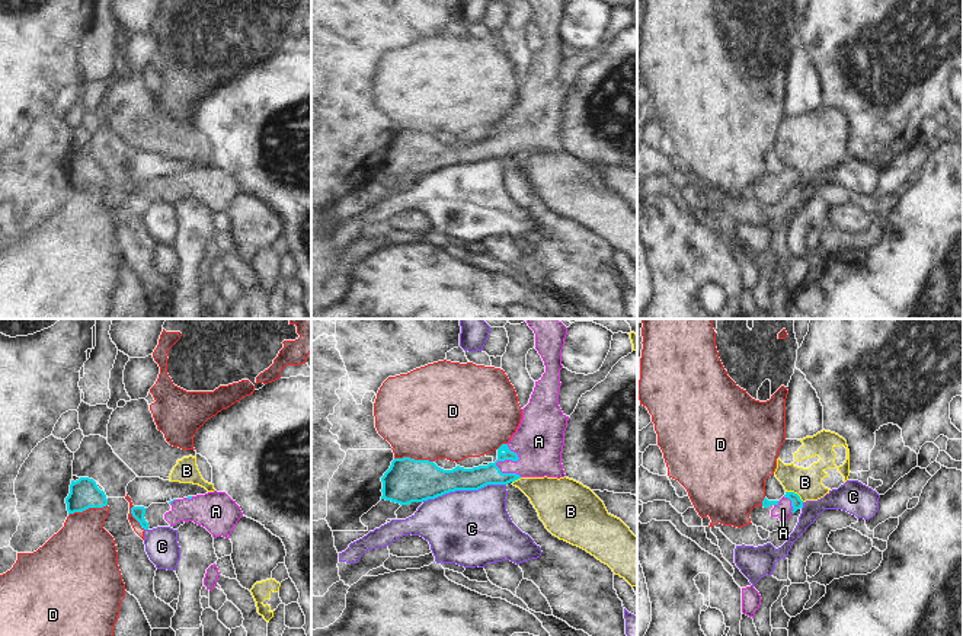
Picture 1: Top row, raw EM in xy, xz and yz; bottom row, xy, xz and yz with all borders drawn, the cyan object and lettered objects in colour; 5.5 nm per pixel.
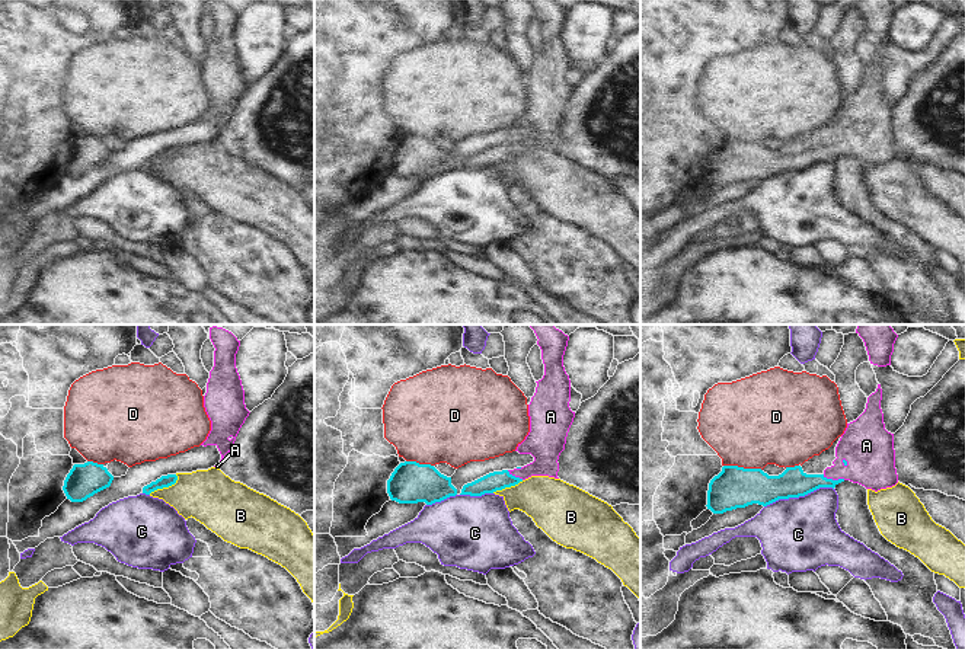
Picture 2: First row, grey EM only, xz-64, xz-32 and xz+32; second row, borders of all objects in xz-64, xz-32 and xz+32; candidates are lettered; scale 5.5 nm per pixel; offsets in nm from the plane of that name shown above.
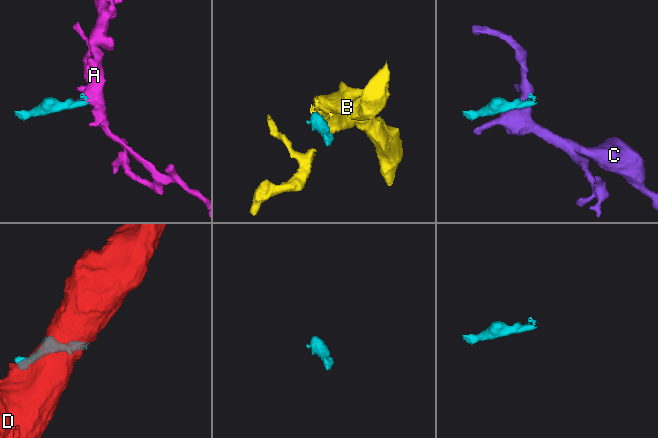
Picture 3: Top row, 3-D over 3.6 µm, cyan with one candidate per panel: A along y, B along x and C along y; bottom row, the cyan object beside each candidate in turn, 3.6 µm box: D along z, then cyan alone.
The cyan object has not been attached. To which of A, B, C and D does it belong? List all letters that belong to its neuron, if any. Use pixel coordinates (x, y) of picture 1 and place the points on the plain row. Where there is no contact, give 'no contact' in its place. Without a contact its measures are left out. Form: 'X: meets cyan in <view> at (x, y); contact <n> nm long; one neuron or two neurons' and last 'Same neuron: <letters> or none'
A: meets cyan in xz at (501, 134); contact 200 nm long; one neuron
B: meets cyan in yz at (793, 166); contact 120 nm long; two neurons
C: meets cyan in xz at (463, 163); contact 480 nm long; two neurons
D: meets cyan in xy at (88, 182); contact 220 nm long; two neurons
Same neuron: A

